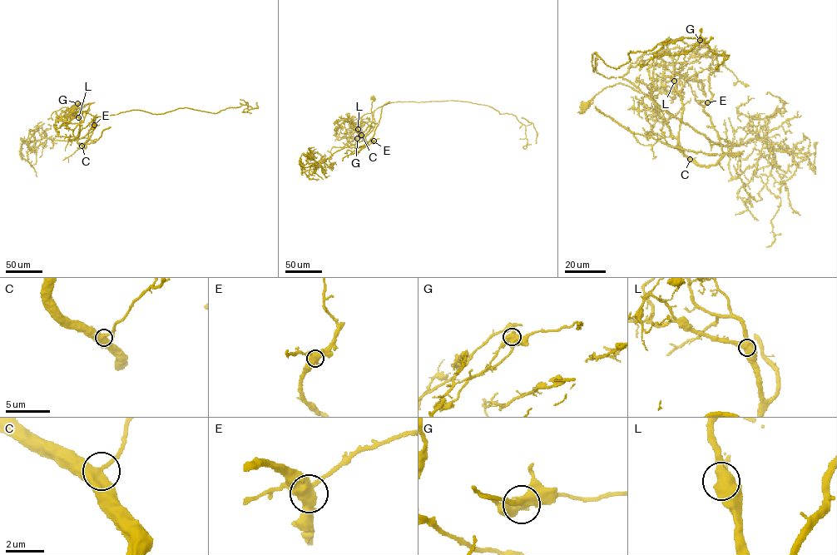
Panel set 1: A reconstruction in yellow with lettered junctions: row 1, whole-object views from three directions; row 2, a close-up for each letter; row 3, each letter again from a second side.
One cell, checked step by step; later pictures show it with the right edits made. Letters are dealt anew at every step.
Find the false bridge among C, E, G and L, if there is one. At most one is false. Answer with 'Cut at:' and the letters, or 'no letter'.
Cut at: G

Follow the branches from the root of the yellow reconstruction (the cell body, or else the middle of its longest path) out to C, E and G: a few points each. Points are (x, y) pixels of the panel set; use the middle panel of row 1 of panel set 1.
C: (373, 97), (372, 121), (366, 135), (372, 131), (373, 111), (364, 114), (350, 126), (361, 135)
E: (373, 97), (366, 135), (372, 131), (373, 111), (350, 126), (359, 131), (364, 146), (373, 141)
G: (373, 97), (367, 135), (374, 126), (373, 111), (364, 114), (353, 126), (362, 130), (363, 137), (357, 138)

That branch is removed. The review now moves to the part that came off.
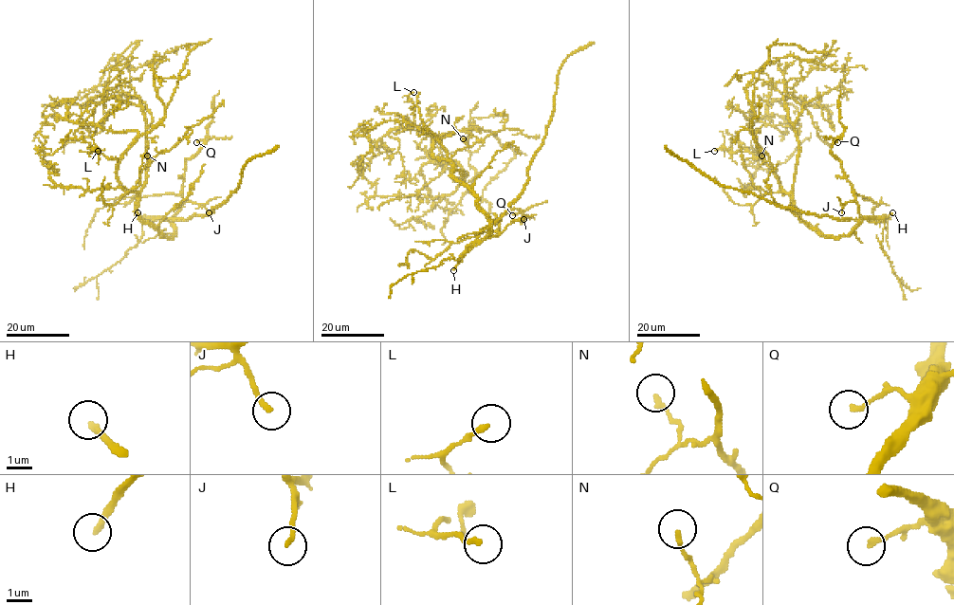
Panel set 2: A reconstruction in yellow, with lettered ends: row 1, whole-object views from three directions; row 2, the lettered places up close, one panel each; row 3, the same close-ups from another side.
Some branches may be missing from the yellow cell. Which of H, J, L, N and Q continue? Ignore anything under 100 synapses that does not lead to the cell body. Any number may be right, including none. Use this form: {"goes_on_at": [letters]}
{"goes_on_at": ["H"]}

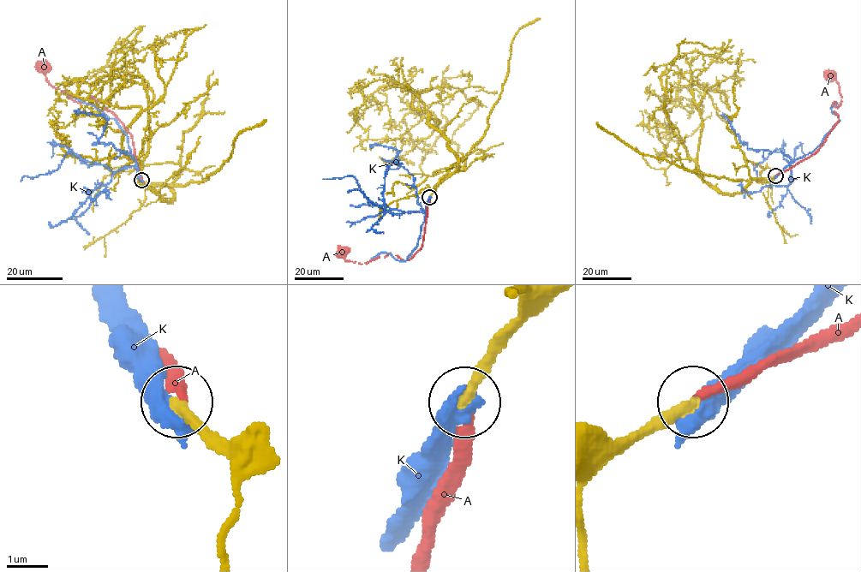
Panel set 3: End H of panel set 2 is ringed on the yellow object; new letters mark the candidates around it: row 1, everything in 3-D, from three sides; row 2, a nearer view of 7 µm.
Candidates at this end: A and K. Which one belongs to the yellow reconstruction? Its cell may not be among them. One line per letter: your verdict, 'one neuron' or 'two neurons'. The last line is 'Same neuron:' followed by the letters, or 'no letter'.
A: one neuron
K: two neurons
Same neuron: A

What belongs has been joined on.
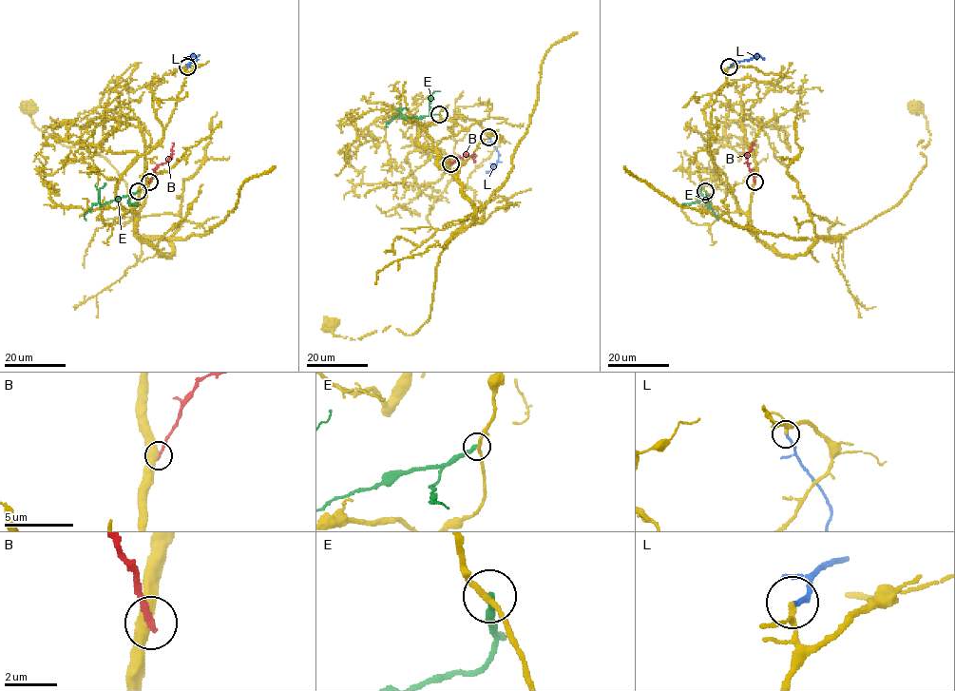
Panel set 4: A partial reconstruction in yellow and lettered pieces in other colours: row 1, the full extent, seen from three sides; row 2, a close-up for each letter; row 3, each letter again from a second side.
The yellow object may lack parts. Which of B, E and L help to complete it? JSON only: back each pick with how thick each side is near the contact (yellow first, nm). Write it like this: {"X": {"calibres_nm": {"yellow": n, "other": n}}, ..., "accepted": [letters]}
{"L": {"calibres_nm": {"yellow": 150, "other": 190}}, "accepted": ["L"]}

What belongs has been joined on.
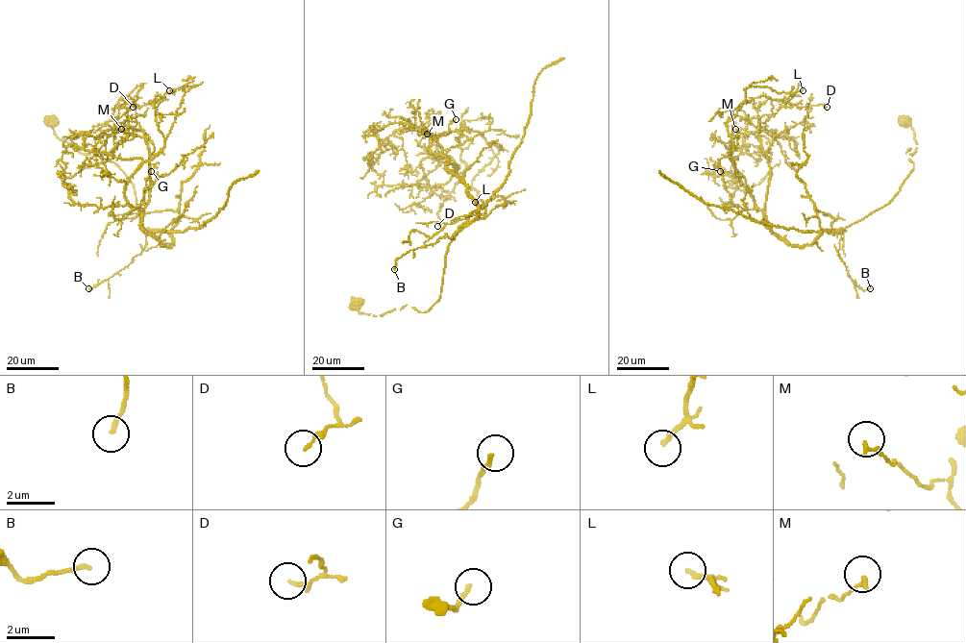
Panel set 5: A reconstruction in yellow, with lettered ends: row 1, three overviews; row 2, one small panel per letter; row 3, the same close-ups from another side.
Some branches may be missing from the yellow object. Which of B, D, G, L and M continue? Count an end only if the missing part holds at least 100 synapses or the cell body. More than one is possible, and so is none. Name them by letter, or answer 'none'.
none

